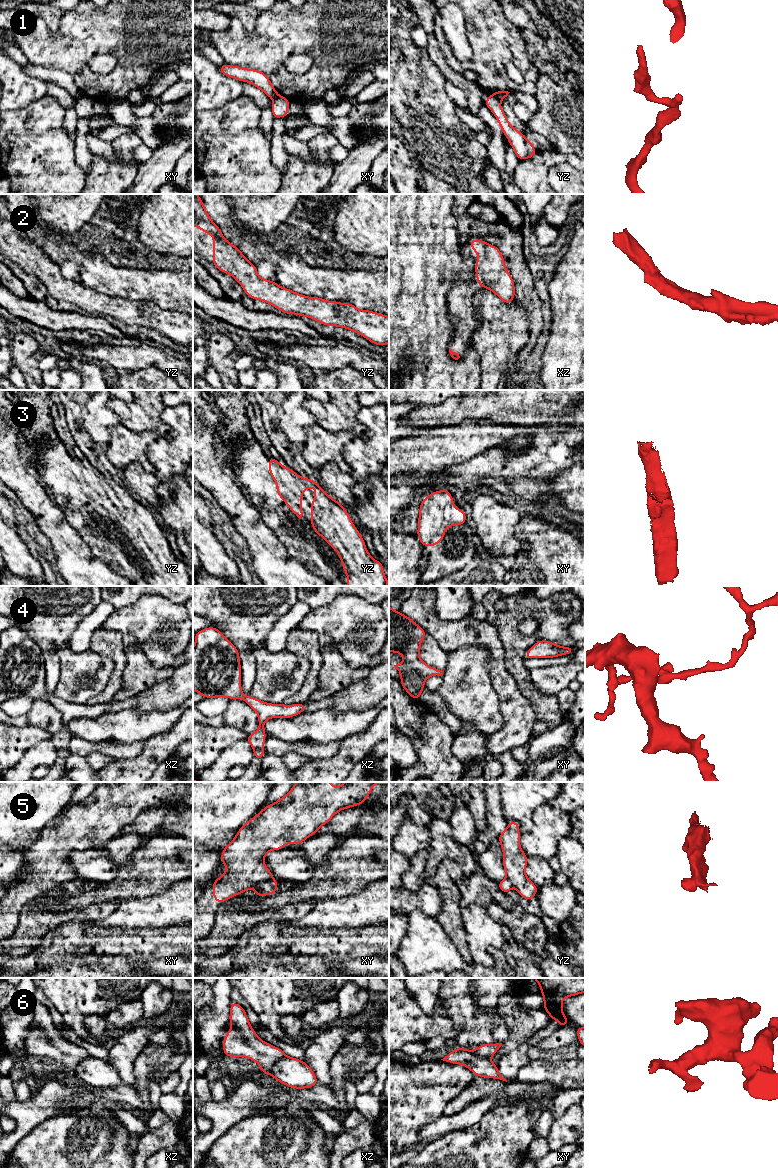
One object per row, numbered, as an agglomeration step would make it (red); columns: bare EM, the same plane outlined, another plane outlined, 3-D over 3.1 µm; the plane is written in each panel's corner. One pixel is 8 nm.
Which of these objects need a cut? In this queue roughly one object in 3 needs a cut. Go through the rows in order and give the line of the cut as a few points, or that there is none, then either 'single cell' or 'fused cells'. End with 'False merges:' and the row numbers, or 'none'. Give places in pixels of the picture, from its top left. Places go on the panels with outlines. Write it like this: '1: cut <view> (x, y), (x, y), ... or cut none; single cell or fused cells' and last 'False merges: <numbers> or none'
1: cut yz (494, 93), (499, 100); fused cells
2: cut none; single cell
3: cut none; single cell
4: cut none; single cell
5: cut none; single cell
6: cut xz (285, 1055), (275, 1063), (271, 1074); fused cells
False merges: 1, 6

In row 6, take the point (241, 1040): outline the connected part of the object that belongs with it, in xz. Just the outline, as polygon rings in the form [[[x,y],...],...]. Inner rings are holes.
[[[236,1002],[230,1004],[229,1023],[233,1025],[223,1040],[225,1057],[243,1056],[256,1062],[261,1072],[272,1075],[272,1068],[286,1054],[278,1047],[261,1040],[253,1030],[245,1009]]]

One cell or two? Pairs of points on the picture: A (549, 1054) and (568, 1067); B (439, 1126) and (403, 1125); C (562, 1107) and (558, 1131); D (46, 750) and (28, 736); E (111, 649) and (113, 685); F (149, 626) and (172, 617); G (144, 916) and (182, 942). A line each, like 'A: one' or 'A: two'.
A: two
B: two
C: two
D: two
E: one
F: one
G: two

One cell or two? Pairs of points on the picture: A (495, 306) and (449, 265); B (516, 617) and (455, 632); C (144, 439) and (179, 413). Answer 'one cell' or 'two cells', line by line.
A: two cells
B: two cells
C: two cells

